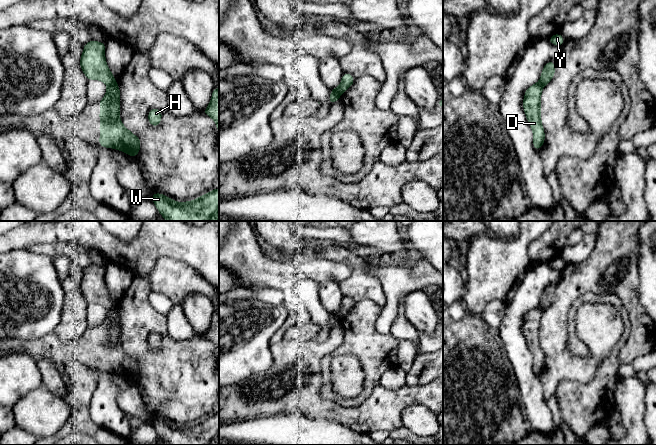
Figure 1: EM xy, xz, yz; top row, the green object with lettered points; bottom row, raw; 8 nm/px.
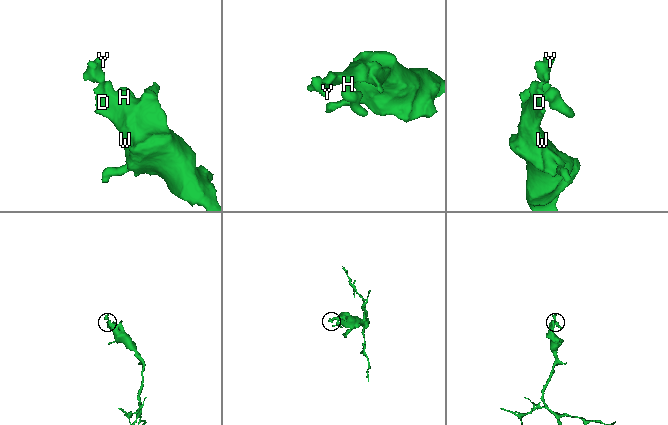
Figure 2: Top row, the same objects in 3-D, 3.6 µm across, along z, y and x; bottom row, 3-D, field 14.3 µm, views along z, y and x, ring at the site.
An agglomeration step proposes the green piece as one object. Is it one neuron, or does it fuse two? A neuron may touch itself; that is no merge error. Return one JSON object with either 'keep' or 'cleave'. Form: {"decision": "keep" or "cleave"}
{"decision": "cleave"}

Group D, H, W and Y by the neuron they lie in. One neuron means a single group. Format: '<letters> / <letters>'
D H W / Y

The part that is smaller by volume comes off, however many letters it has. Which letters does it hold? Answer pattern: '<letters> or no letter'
Y

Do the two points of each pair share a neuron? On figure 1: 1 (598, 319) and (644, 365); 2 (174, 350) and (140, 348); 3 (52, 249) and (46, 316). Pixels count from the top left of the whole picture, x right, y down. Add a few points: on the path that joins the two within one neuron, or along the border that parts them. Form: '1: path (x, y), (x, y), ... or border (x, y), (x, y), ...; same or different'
1: border (645, 353), (637, 356), (631, 363); different
2: path (166, 355), (148, 355); same
3: border (29, 249), (52, 258); different

